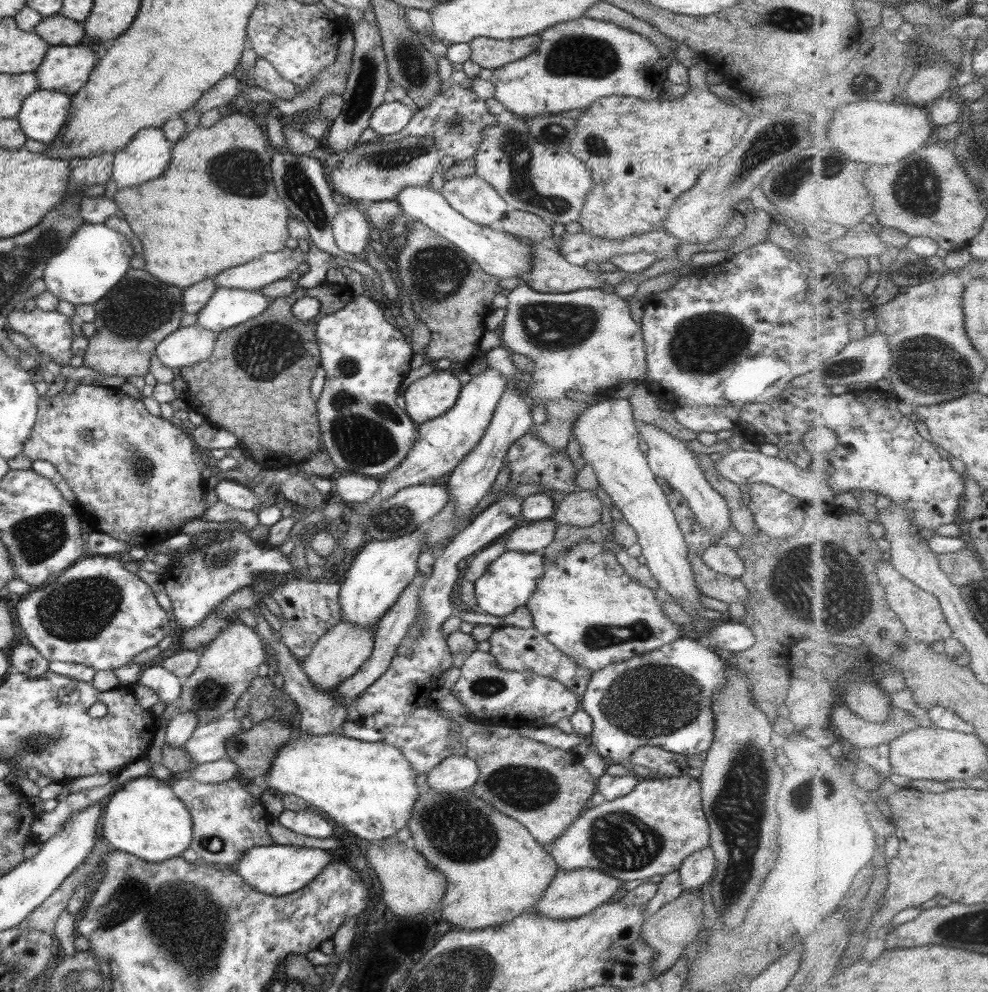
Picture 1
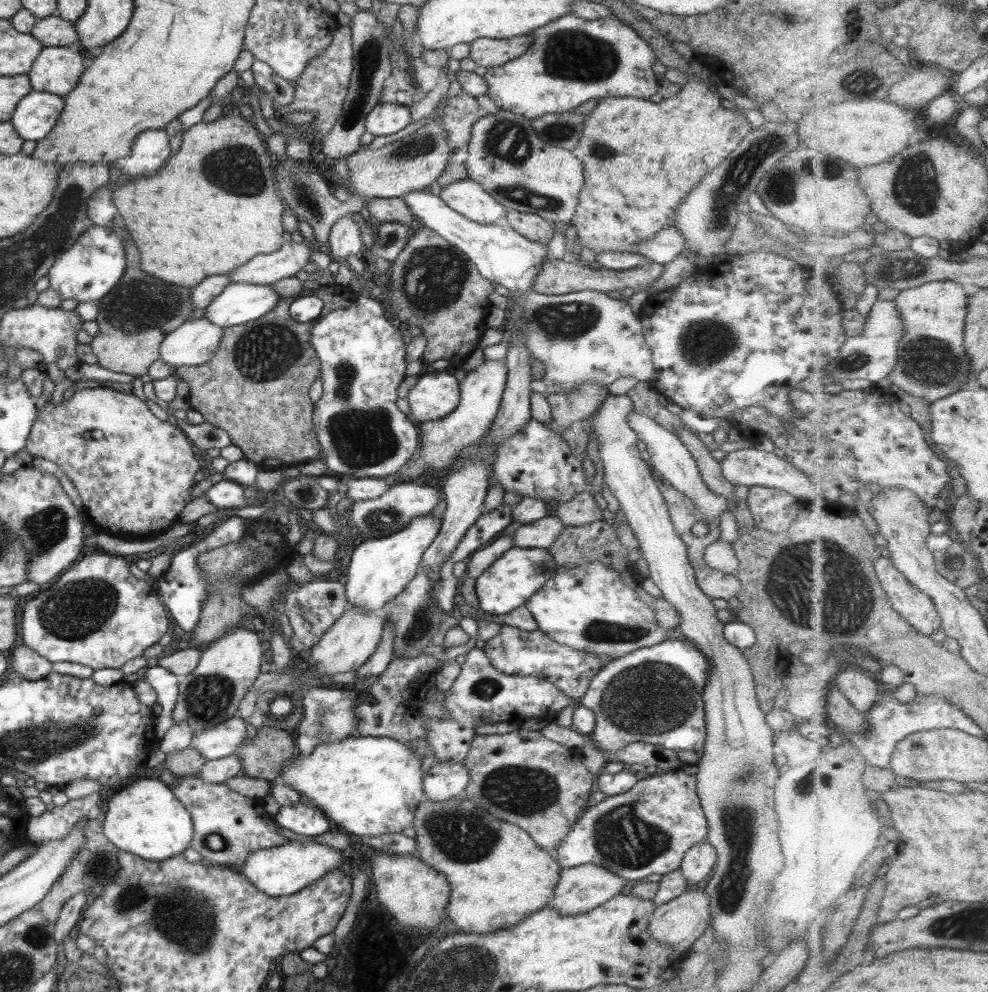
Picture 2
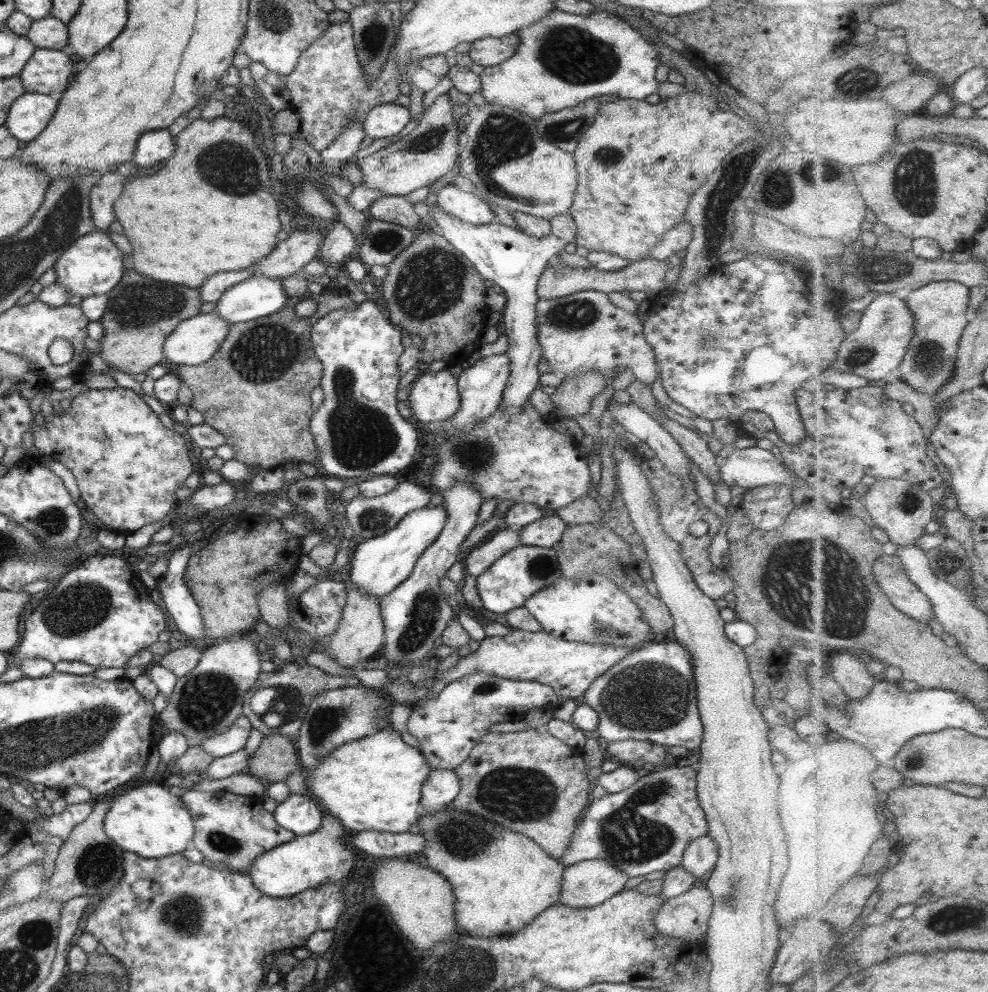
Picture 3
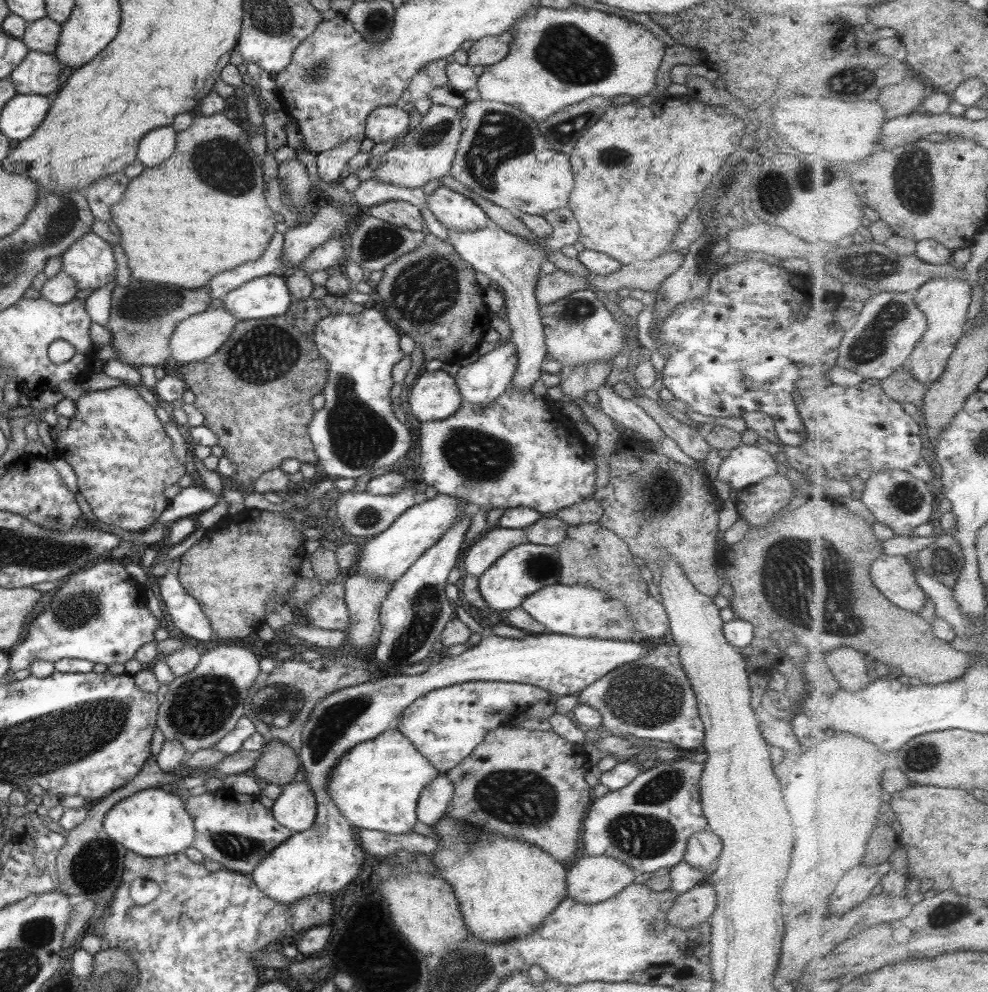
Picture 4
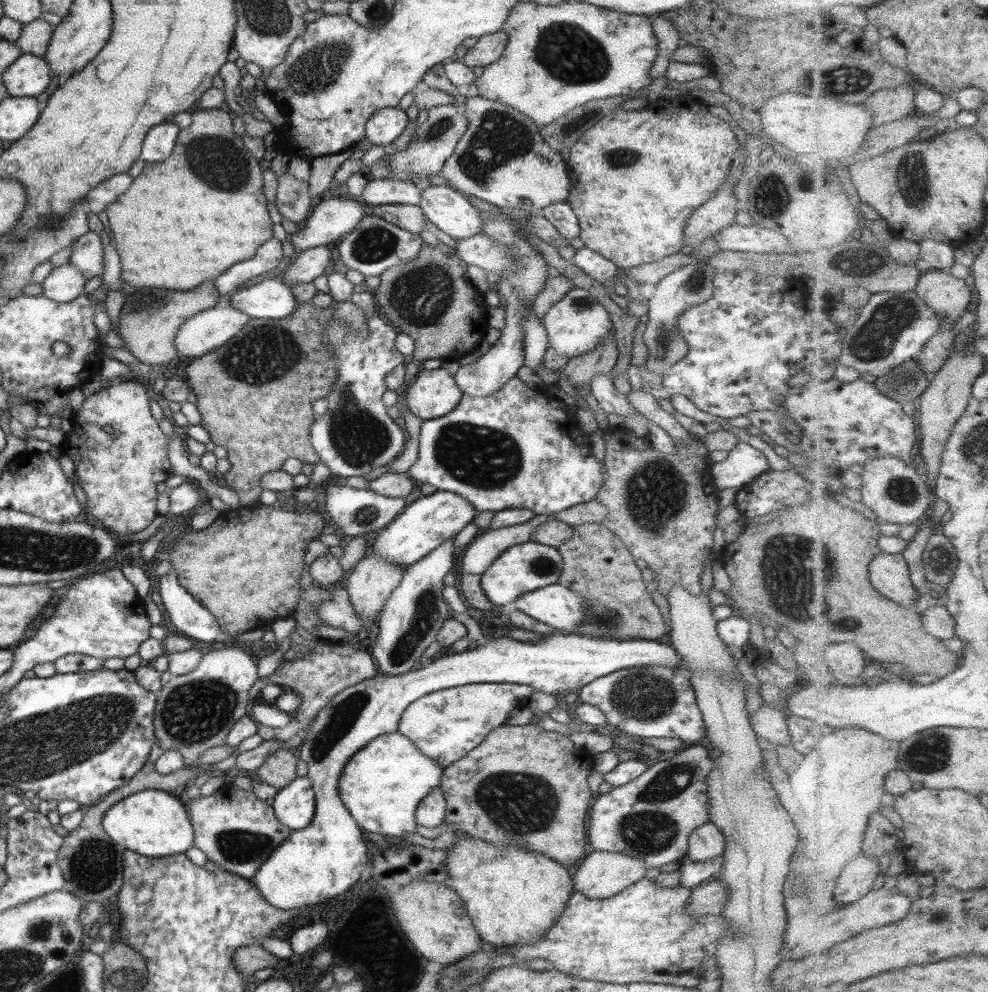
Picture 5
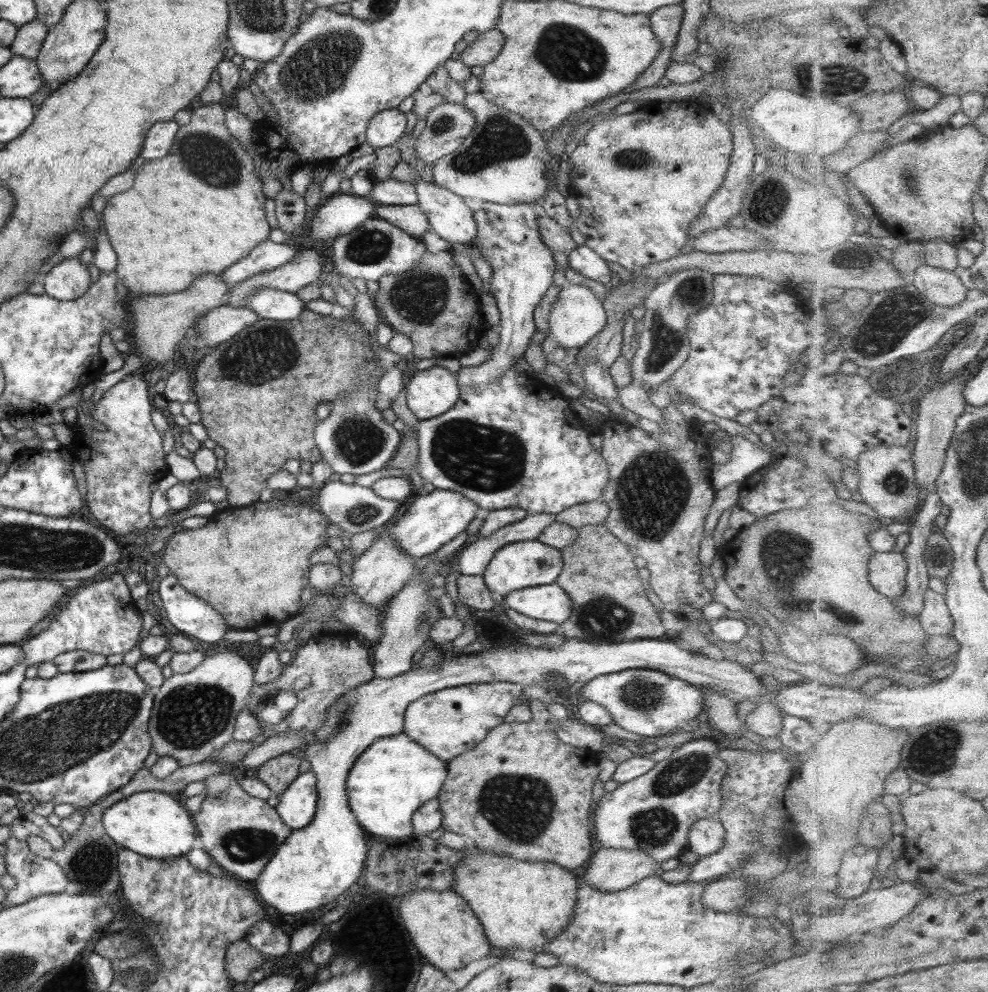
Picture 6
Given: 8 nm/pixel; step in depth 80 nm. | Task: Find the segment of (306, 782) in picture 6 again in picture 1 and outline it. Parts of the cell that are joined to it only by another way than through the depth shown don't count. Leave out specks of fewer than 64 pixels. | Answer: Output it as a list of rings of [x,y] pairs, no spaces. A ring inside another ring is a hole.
[[[311,808],[297,812],[283,809],[277,817],[277,821],[287,830],[306,837],[324,839],[333,835],[333,830],[323,815]]]

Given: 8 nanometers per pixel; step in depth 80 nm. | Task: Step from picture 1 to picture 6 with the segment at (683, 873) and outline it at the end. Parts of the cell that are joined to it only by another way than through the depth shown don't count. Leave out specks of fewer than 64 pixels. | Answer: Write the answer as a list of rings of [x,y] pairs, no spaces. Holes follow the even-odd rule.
[[[702,818],[690,824],[687,833],[687,850],[701,858],[713,854],[721,848],[724,839],[724,828],[719,820]]]

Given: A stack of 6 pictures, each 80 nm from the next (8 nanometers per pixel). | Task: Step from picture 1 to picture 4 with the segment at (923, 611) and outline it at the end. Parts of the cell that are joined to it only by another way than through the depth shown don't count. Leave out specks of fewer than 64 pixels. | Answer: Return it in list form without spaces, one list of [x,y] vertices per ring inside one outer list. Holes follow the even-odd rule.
[[[883,554],[878,560],[875,560],[870,571],[874,583],[878,585],[879,590],[891,602],[916,613],[925,606],[925,600],[927,600],[927,596],[925,596],[926,592],[918,583],[915,569],[911,566],[907,556],[889,556],[889,554]]]

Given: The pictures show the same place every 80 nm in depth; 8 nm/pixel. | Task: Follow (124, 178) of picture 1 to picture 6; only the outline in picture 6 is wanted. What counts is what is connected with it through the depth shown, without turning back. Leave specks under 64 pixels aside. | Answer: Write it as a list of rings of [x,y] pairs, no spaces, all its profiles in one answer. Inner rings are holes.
[[[172,120],[154,122],[148,129],[141,144],[140,156],[144,160],[161,159],[171,146],[178,124]]]

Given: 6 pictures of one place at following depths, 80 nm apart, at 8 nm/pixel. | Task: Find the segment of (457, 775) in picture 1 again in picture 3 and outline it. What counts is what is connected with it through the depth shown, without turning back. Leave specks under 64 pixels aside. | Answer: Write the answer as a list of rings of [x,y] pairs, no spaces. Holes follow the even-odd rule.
[[[430,769],[420,788],[419,804],[424,812],[437,812],[455,798],[459,780],[452,770]]]

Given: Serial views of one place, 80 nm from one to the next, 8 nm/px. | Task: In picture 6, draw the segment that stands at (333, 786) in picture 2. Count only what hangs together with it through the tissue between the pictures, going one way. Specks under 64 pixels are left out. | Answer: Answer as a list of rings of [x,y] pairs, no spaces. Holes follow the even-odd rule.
[[[401,732],[375,740],[357,757],[348,772],[345,792],[350,811],[366,835],[409,837],[411,815],[424,802],[436,798],[446,776],[446,762]]]

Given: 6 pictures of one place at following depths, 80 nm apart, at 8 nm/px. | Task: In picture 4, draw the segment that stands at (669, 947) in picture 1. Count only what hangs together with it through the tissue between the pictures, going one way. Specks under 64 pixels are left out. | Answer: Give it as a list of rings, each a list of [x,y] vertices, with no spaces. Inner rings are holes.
[[[706,880],[675,897],[673,905],[665,915],[665,922],[673,928],[679,928],[679,930],[699,928],[711,917],[715,906],[715,890]]]

